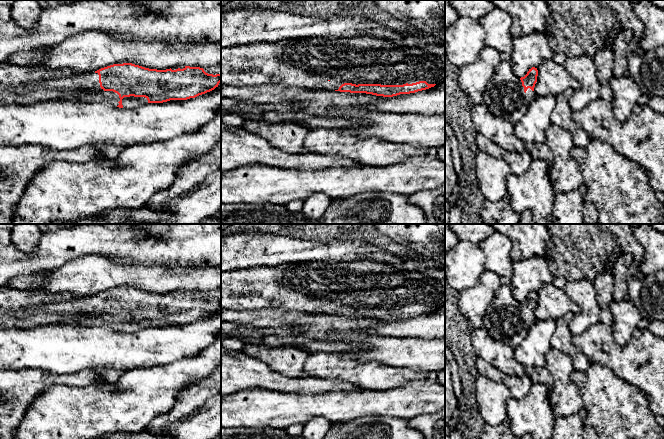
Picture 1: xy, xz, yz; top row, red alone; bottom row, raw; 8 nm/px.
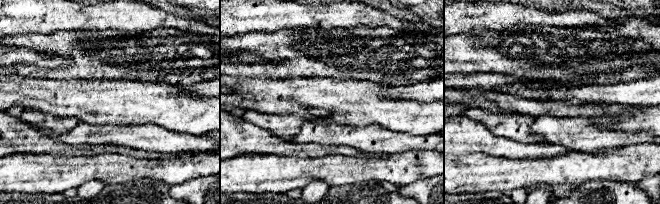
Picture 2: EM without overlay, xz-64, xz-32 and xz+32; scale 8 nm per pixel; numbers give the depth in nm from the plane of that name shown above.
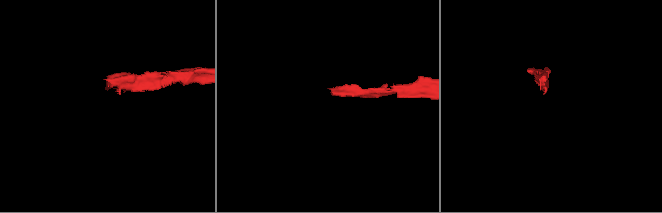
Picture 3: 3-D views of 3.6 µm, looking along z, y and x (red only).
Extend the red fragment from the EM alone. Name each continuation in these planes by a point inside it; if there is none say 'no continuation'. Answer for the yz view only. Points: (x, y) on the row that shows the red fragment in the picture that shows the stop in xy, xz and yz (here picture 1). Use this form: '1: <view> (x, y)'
1: yz (504, 95)

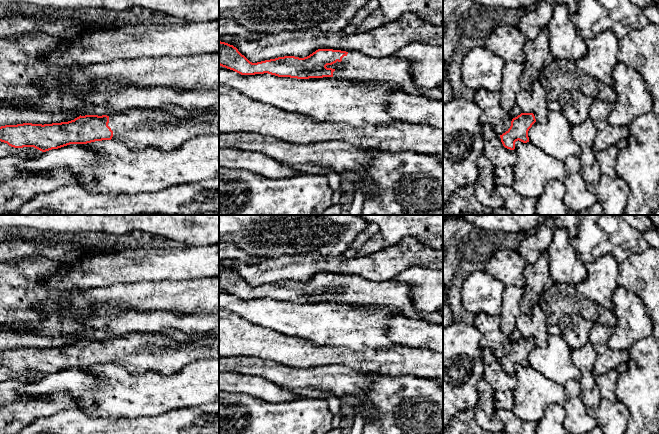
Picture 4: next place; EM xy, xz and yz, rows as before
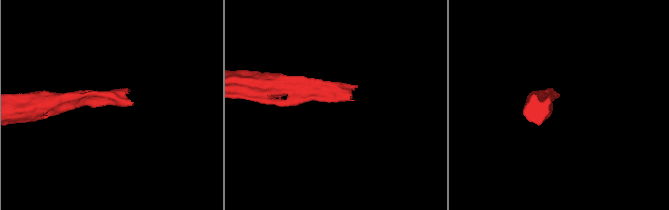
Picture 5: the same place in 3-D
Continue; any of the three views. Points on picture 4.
1: xy (131, 127)

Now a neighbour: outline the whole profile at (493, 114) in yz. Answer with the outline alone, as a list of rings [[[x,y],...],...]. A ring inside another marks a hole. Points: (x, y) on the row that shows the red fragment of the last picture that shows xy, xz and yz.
[[[481,88],[475,91],[473,100],[481,109],[480,123],[491,126],[498,135],[502,135],[511,126],[512,118],[501,106],[499,91]]]

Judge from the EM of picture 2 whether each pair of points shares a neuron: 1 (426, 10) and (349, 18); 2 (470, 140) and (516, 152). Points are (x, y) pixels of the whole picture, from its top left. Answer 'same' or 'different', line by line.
1: different
2: same

